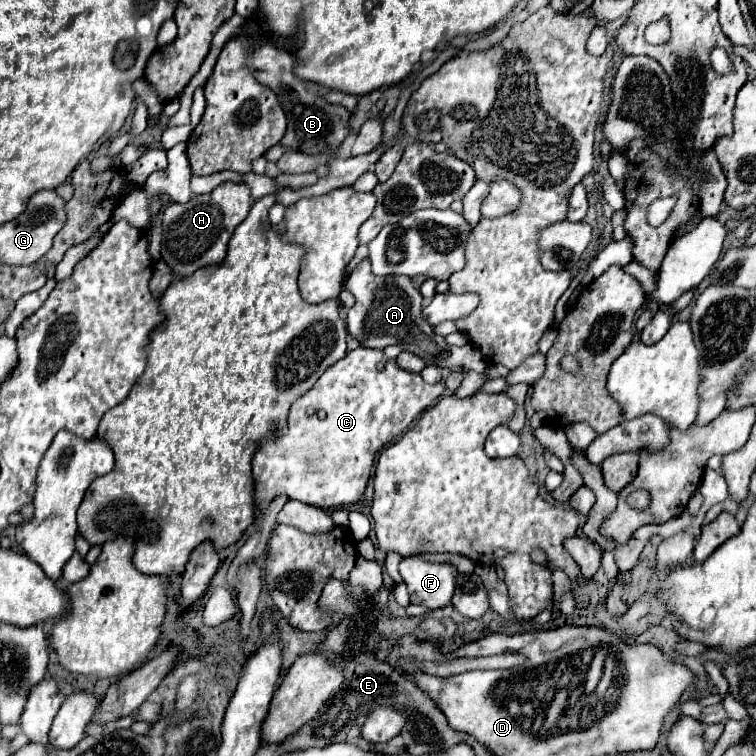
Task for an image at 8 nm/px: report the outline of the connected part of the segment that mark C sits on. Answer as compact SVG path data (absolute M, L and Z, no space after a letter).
M356 347L348 351L344 359L334 363L324 371L324 375L316 381L316 385L298 397L288 411L288 427L276 437L276 433L268 433L258 441L258 450L252 459L254 477L254 507L256 519L268 509L274 497L286 493L288 499L308 503L320 509L350 505L362 499L370 471L374 465L376 451L388 441L402 435L418 413L434 405L444 393L444 383L428 385L420 373L410 373L396 365L394 359L384 359L384 351Z

